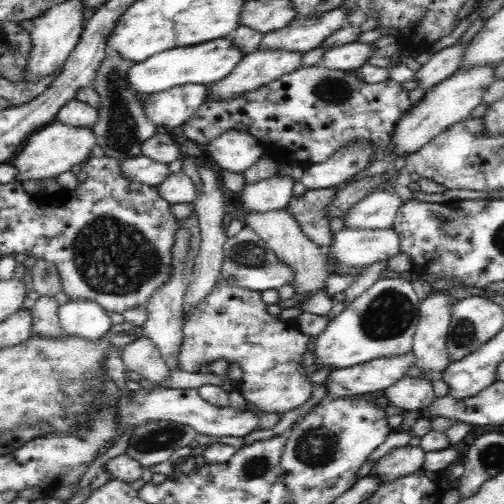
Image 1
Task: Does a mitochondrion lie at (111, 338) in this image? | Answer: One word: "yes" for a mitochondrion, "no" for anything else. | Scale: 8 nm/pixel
no

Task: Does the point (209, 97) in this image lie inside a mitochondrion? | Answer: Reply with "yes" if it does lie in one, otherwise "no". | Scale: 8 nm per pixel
no

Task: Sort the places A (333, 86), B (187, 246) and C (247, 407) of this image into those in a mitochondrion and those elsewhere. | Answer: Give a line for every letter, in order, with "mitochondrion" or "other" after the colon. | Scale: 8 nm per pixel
A: mitochondrion
B: mitochondrion
C: other

